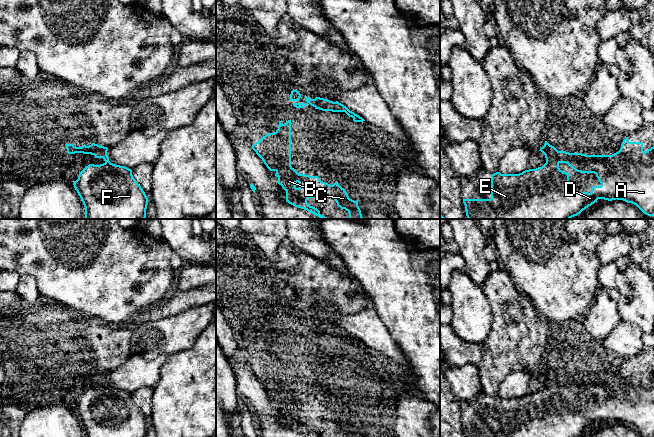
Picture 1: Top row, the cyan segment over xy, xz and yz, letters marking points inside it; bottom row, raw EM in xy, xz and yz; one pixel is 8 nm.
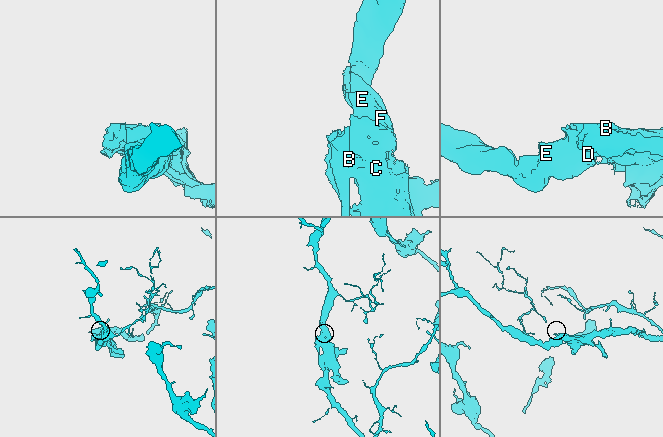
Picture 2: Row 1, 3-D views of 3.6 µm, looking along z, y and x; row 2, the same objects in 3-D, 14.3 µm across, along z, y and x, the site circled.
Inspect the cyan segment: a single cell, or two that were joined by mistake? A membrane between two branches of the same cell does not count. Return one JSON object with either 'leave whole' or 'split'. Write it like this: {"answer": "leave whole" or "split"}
{"answer": "leave whole"}

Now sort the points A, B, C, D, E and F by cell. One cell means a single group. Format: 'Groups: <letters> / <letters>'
Groups: A B C D E F

